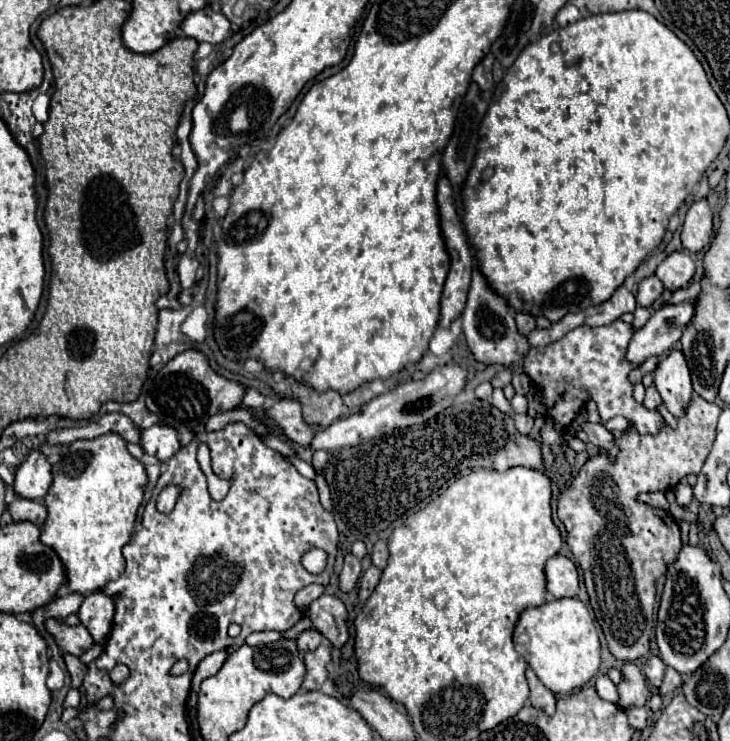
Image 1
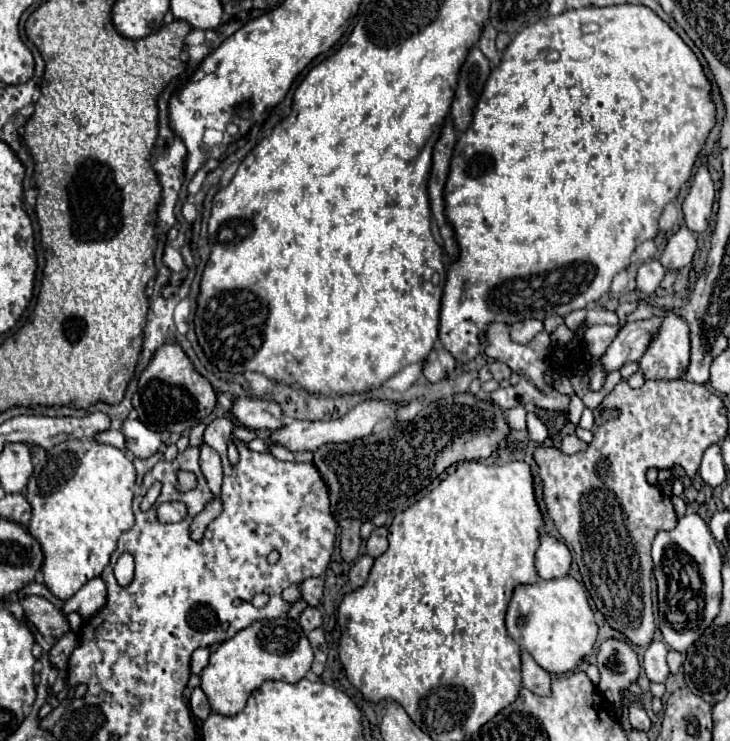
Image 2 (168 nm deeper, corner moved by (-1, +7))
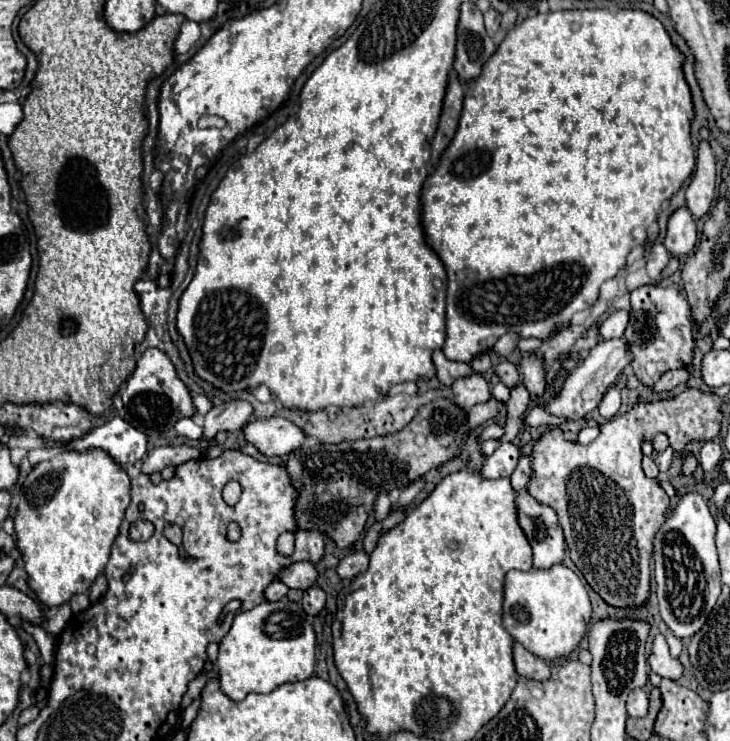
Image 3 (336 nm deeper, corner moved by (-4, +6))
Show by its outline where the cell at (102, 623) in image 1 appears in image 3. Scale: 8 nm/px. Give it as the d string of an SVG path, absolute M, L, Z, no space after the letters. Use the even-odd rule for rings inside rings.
M101 573L101 575L95 579L95 583L91 585L91 601L97 601L105 591L107 591L107 579L105 579L105 575Z

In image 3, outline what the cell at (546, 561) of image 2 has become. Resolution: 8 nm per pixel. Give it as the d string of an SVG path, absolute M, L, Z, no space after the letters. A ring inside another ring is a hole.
M521 455L515 471L511 473L511 485L515 487L515 505L517 505L517 519L519 519L519 525L533 549L533 567L537 569L549 569L557 563L563 561L565 557L565 537L563 537L563 529L559 527L559 519L555 515L555 509L553 507L547 507L545 503L539 503L535 497L531 497L531 493L527 491L527 485L531 481L531 475L533 475L533 467L531 467L531 457L527 455Z

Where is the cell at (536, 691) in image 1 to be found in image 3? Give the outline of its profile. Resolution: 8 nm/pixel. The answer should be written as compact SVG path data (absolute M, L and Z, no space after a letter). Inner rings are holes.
M515 643L513 645L513 661L515 661L517 673L523 675L523 677L537 679L537 681L545 681L551 675L549 663L543 661L543 659L539 659L531 651L527 651L521 643Z

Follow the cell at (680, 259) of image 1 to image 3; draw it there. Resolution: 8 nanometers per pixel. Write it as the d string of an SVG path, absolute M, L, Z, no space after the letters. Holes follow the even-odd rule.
M679 207L671 213L667 221L667 235L665 235L665 247L673 257L681 257L693 251L697 241L697 229L695 221L687 207Z

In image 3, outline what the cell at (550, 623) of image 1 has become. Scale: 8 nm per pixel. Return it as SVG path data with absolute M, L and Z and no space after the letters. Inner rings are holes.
M559 563L551 569L513 569L505 575L503 627L533 655L545 661L567 657L577 649L589 621L591 603L587 589L577 577L577 573L569 567Z

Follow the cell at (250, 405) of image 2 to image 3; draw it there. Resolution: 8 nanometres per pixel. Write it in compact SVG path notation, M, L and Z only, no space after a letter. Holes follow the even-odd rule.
M229 401L213 407L203 421L203 439L211 441L219 431L239 431L253 415L247 401Z

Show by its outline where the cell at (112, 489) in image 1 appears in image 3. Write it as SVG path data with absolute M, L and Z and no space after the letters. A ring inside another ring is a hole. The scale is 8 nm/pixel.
M99 449L85 453L61 451L33 467L19 491L13 527L23 569L29 577L27 585L41 603L59 607L73 595L89 591L109 561L111 545L131 501L129 487L131 481L125 469Z

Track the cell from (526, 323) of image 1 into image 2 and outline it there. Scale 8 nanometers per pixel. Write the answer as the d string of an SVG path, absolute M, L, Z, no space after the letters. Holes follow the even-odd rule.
M530 318L530 320L524 320L524 322L516 322L516 324L512 324L512 340L514 342L520 342L520 344L526 344L526 342L530 342L538 332L542 332L544 330L544 326L542 326L542 322L540 320L536 320L536 318Z

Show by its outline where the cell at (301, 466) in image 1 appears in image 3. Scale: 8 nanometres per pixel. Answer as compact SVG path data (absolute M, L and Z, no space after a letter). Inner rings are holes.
M191 417L179 419L179 423L175 423L173 431L175 431L175 435L179 435L179 437L187 437L187 439L191 439L191 441L201 441L201 427L199 427Z

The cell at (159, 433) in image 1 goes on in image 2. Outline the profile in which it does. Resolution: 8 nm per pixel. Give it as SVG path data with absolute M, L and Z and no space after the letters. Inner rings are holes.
M126 420L124 428L122 428L124 436L126 436L126 446L128 450L136 456L136 458L150 458L152 454L156 454L160 450L162 436L160 432L148 430L140 420Z

